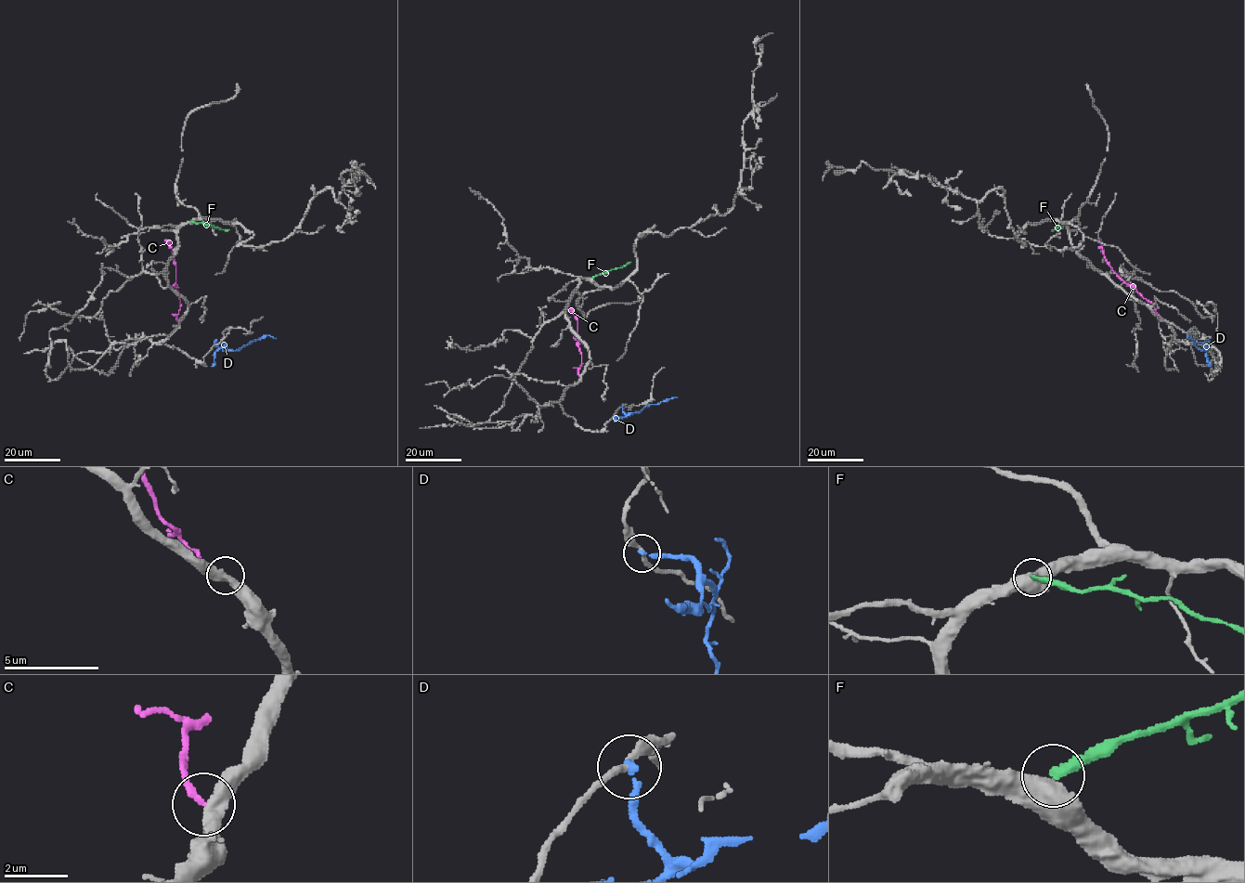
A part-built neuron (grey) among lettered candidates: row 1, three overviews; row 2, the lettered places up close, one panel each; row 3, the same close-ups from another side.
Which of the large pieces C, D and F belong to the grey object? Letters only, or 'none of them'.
none of them

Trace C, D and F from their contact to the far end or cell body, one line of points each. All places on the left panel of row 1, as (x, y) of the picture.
C: (178, 320), (180, 298), (175, 284), (175, 259), (171, 245), (164, 240)
D: (220, 342), (227, 349), (239, 350), (266, 335), (275, 337)
F: (190, 222), (229, 230)

